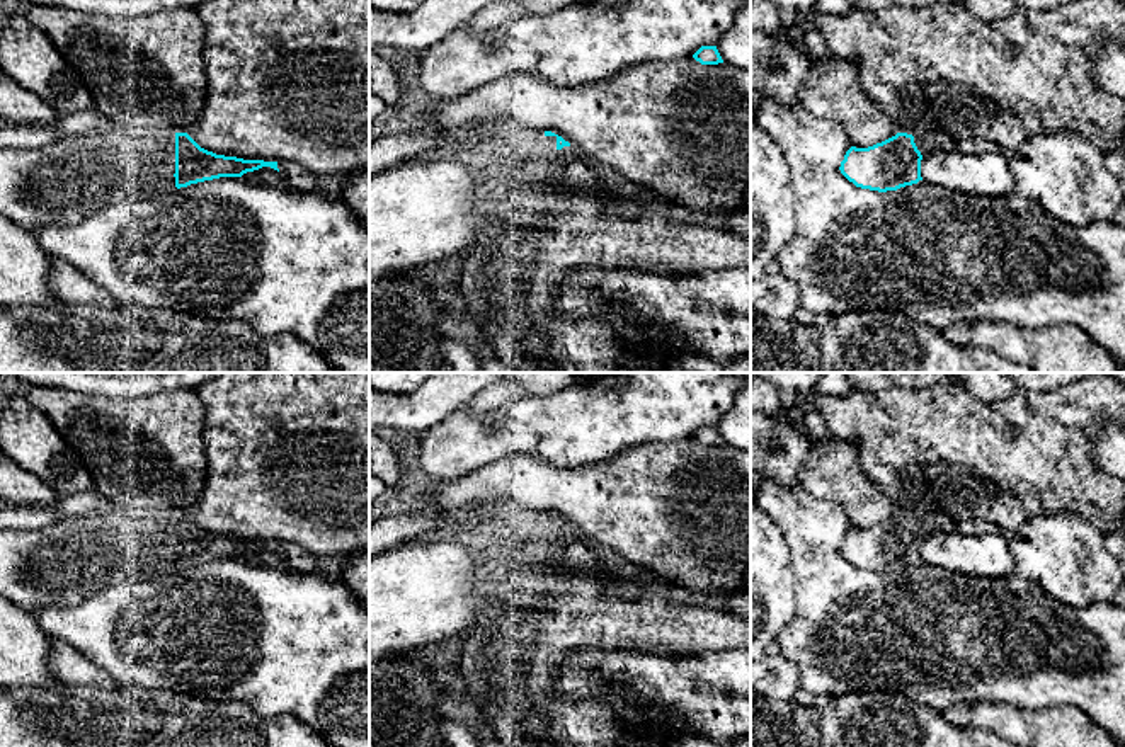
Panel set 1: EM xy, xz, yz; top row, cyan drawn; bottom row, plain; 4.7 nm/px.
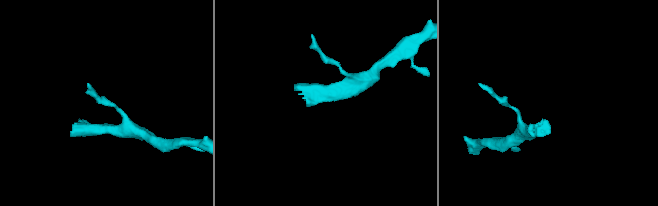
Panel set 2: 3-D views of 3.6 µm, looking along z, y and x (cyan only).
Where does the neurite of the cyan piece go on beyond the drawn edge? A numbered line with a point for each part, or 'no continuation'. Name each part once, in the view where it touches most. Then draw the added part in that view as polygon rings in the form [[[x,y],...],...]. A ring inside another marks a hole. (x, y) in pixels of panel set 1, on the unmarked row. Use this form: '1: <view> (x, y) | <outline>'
1: xy (58, 565) | [[[107,510],[34,531],[0,529],[0,597],[29,613],[75,606],[107,585],[177,570],[174,555],[175,514]]]

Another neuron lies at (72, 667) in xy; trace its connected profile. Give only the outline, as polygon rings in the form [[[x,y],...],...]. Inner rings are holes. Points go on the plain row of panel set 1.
[[[51,640],[51,672],[68,686],[116,689],[119,684],[87,655],[61,640]]]

